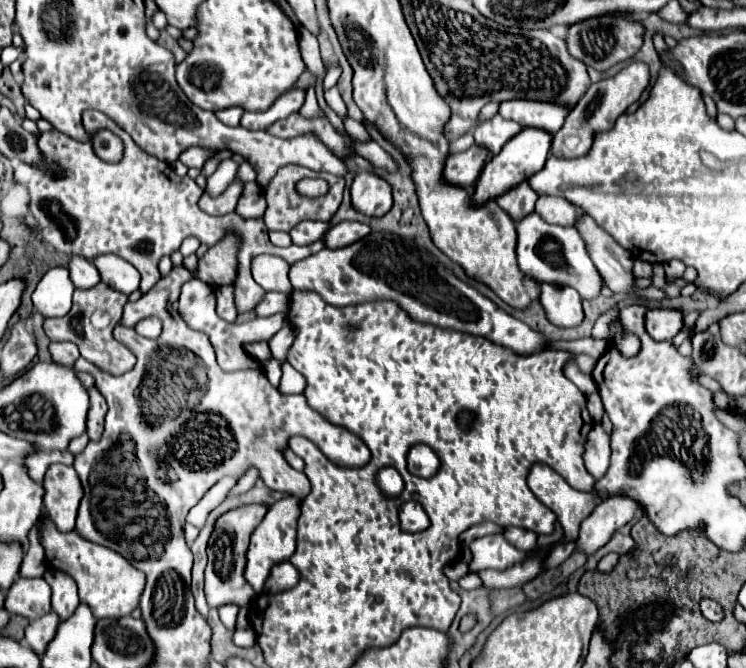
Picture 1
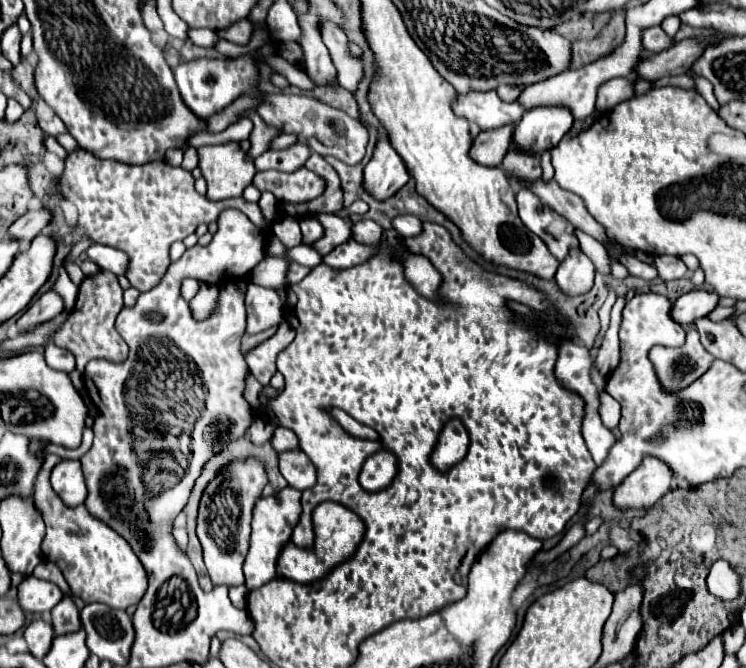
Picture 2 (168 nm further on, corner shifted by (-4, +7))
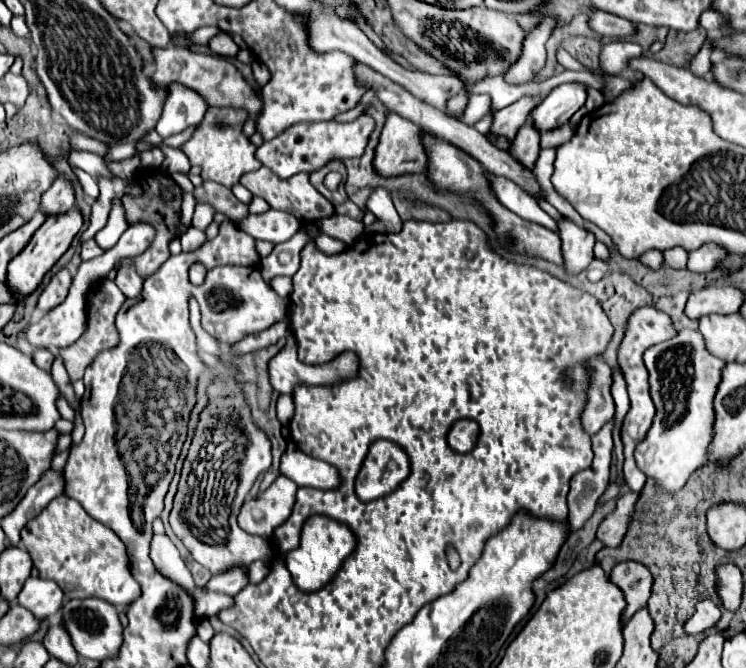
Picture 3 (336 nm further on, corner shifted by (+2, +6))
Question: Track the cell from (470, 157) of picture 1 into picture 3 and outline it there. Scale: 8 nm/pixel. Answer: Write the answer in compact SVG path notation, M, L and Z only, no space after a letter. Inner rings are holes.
M520 98L518 102L498 110L494 114L494 122L492 122L492 128L490 128L490 134L494 136L502 136L506 140L512 140L516 136L516 132L520 130L520 126L528 120L530 112L532 112L532 106L536 106L538 100L536 98Z

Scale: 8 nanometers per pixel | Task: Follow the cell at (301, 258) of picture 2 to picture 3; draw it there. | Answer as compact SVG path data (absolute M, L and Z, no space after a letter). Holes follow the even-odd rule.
M318 236L314 242L316 242L316 248L322 250L322 252L326 252L326 254L336 254L336 252L340 252L340 250L346 248L344 242L334 240L330 236Z

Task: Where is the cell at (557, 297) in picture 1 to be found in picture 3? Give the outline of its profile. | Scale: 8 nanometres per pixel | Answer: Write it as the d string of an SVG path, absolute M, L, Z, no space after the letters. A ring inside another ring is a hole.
M564 218L558 222L560 226L560 240L562 240L562 252L564 252L564 268L568 274L580 274L588 268L588 264L594 260L592 248L594 248L594 236L582 228L578 228L574 222Z

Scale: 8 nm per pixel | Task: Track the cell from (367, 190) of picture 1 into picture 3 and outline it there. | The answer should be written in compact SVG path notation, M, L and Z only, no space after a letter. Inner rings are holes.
M388 114L378 146L374 150L374 170L384 178L424 172L426 154L420 144L420 128L398 114Z

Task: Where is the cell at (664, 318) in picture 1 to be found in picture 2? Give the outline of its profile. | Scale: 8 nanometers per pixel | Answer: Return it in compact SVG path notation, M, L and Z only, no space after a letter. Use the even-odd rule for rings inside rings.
M704 289L690 291L676 301L676 305L672 307L672 317L680 325L694 323L696 319L710 315L718 307L718 301L720 301L718 293L710 293Z

